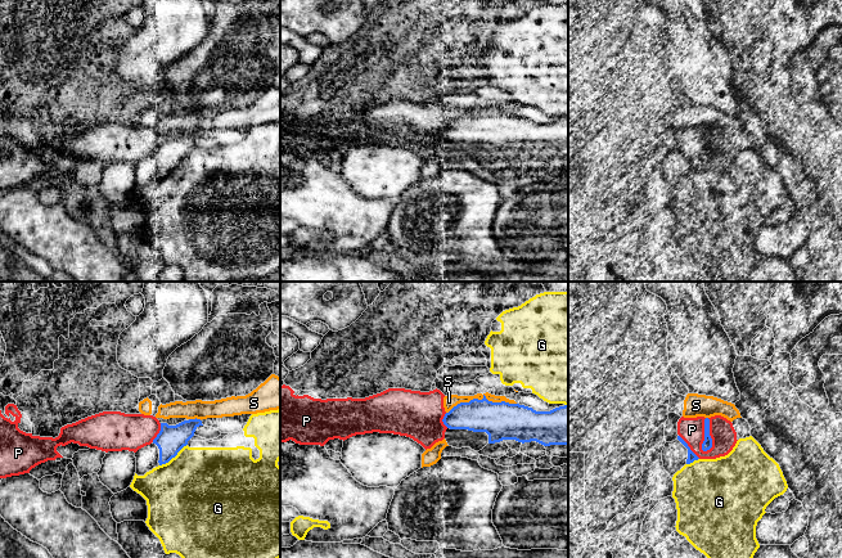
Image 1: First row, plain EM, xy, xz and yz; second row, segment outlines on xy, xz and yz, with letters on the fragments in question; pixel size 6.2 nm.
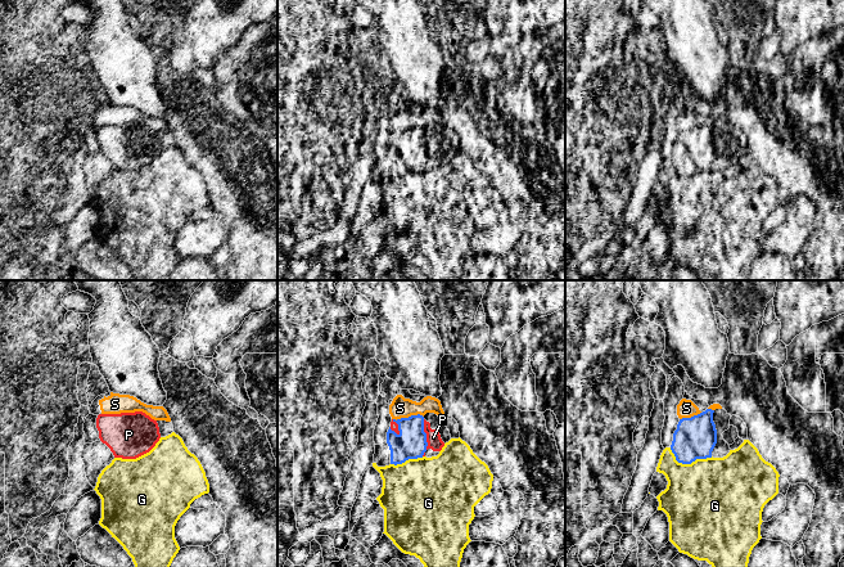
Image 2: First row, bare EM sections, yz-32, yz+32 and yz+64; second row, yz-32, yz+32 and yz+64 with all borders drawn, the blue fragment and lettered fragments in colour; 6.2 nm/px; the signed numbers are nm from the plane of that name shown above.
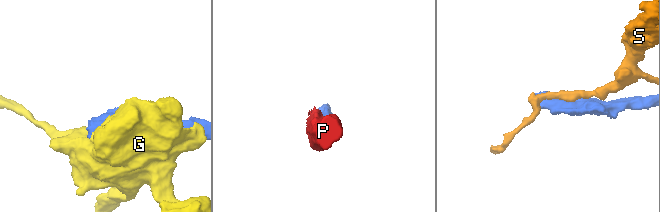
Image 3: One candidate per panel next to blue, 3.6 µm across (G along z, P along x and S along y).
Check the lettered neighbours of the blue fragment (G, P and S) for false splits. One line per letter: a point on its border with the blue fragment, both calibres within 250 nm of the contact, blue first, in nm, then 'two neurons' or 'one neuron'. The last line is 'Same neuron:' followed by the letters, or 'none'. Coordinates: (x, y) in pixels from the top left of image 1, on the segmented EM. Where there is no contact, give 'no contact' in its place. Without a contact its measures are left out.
G: xy (172, 457) | 180/480 nm | two neurons
P: yz (705, 435) | 60/160 nm | one neuron
S: xz (482, 399) | 240/80 nm | two neurons
Same neuron: P

